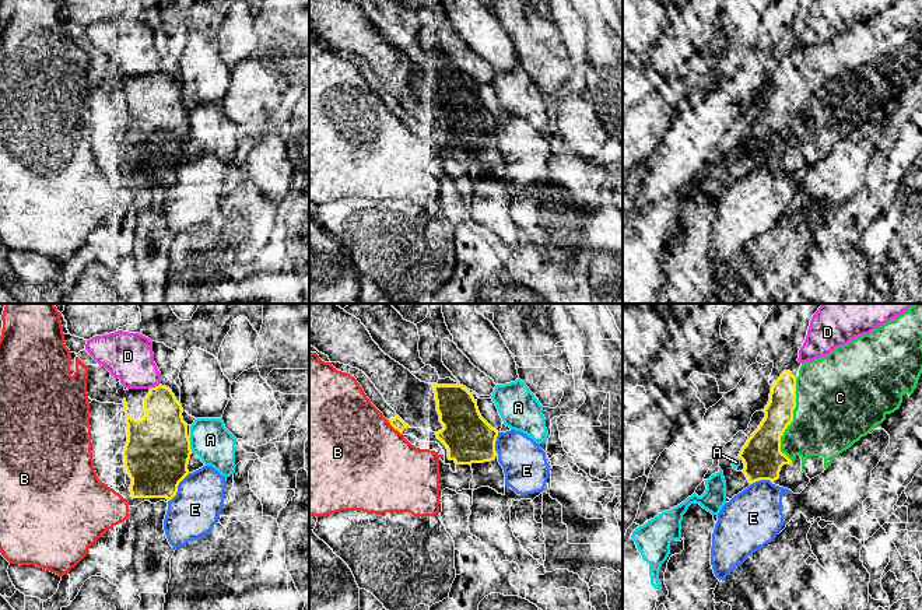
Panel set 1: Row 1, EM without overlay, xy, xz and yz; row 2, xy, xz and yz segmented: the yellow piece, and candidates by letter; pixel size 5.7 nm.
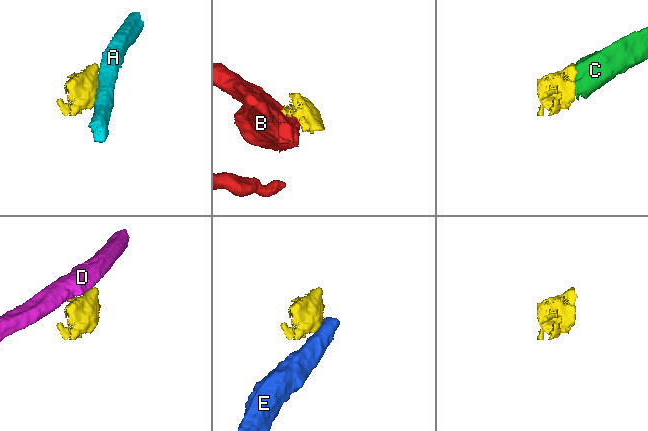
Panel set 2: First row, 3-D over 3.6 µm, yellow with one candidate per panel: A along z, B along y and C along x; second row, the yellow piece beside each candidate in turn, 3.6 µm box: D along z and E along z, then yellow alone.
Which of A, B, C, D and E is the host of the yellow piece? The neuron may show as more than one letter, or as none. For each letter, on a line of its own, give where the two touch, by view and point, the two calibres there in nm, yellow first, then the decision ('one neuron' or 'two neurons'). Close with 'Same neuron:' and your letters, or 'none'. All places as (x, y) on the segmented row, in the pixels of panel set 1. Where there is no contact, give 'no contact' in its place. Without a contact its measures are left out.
A: xy (189, 445) | 380/220 nm | two neurons
B: xz (395, 428) | 70/500 nm | two neurons
C: yz (792, 420) | 200/440 nm | one neuron
D: xy (155, 386) | 260/280 nm | two neurons
E: xy (176, 487) | 380/280 nm | two neurons
Same neuron: C

